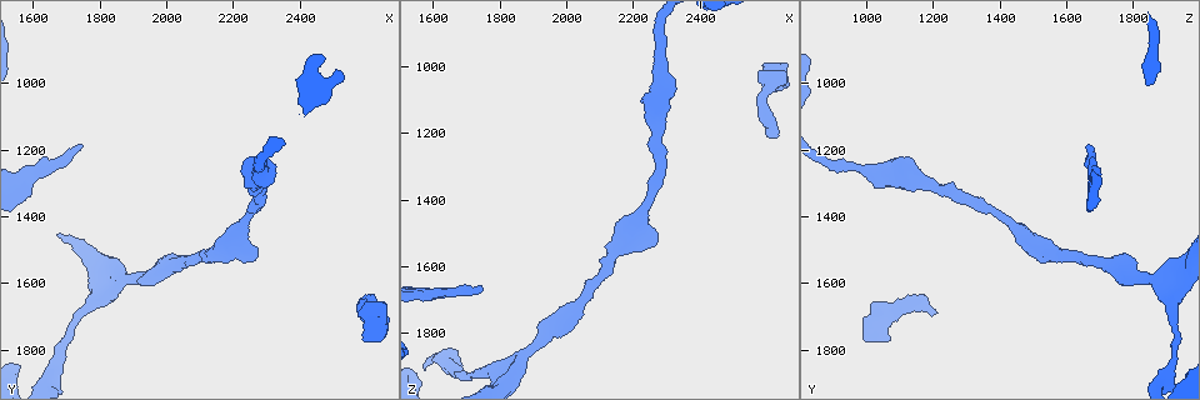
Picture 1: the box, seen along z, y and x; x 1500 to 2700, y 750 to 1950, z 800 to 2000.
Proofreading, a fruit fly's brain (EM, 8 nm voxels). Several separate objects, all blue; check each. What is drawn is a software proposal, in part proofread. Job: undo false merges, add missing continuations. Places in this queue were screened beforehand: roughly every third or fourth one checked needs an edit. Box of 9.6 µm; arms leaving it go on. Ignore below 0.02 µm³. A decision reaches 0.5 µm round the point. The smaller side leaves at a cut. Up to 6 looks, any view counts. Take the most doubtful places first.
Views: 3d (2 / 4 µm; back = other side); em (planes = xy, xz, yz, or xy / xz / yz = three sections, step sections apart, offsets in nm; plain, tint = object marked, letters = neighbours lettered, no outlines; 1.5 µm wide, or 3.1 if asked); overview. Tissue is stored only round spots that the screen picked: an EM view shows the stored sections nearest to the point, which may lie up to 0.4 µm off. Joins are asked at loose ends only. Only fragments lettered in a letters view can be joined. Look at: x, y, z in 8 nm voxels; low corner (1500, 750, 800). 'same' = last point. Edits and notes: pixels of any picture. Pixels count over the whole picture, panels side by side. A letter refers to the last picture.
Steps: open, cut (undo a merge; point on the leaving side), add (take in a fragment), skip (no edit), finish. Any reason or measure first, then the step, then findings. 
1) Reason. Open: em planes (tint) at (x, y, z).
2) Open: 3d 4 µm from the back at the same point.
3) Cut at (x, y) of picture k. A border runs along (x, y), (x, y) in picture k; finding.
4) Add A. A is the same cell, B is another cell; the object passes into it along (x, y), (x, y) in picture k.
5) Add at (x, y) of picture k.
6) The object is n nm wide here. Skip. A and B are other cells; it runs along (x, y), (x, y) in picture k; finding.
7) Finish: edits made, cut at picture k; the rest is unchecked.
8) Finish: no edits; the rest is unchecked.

End of a long branch. Open: em planes (letters) at (2620, 1680, 1220).

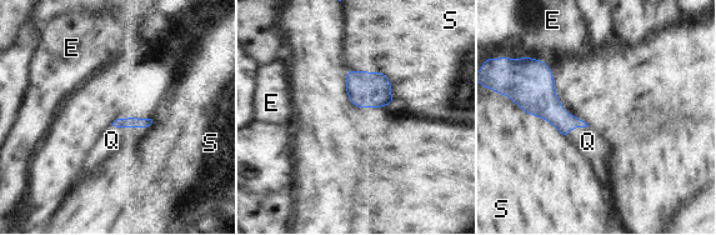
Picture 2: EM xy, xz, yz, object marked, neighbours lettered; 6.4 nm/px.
Add Q. Q is the same cell, E and S are other cells; the object passes into it along (130, 121), (129, 126), (111, 140) in picture 2; the cell continues.

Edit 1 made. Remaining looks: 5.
Open: overview.

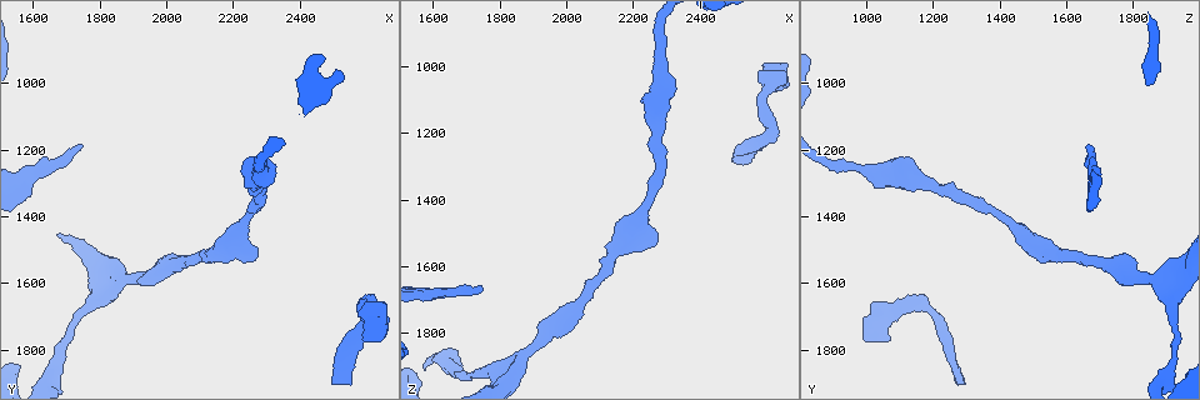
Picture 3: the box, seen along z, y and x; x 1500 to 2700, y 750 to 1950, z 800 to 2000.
An open end. Open: em planes (tint) at (1750, 1180, 1670).

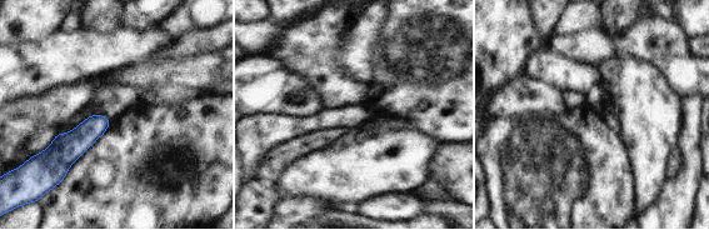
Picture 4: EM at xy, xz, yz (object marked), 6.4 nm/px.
What lies round it. Open: em planes (letters) at the same point.

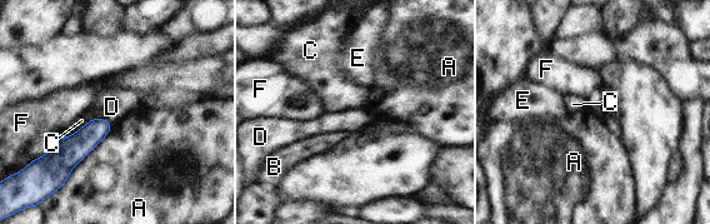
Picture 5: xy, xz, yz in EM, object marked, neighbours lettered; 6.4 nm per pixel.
The object is 140 nm wide here. Skip. A, B, C, D, E and F are other cells; none of them fits.

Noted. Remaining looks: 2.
Finish: edits made, add at picture 2; the rest is unchecked.

